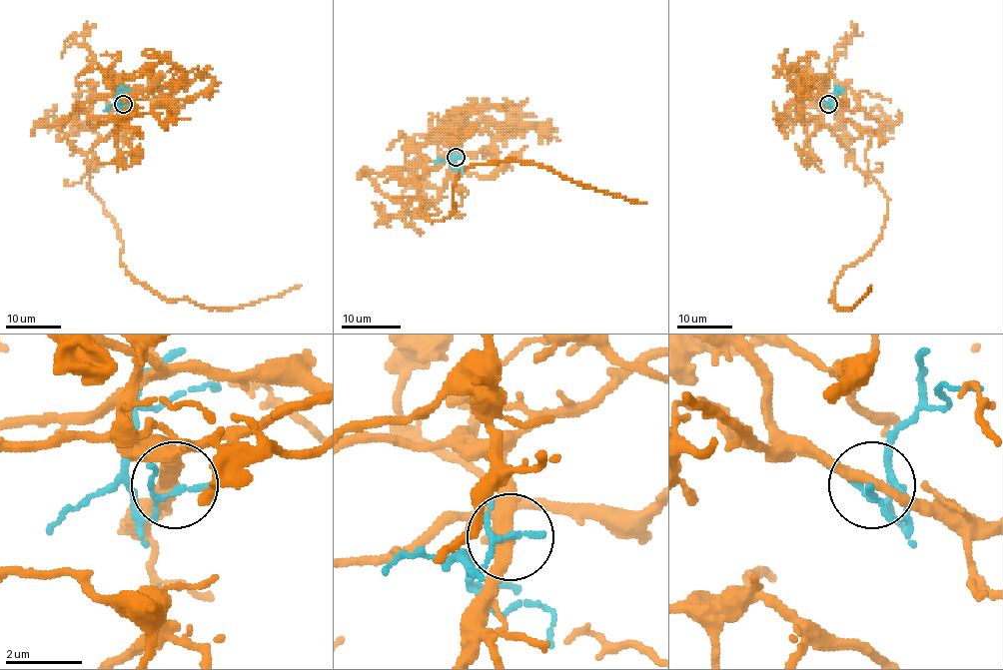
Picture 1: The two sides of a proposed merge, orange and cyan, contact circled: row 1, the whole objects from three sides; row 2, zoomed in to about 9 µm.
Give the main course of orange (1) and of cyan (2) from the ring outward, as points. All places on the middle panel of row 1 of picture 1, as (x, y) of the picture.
1: (455, 158), (436, 202), (423, 211), (423, 199), (430, 222), (454, 211), (457, 177), (503, 161), (645, 204)
2: (455, 158), (448, 161), (454, 168), (461, 168), (461, 174)

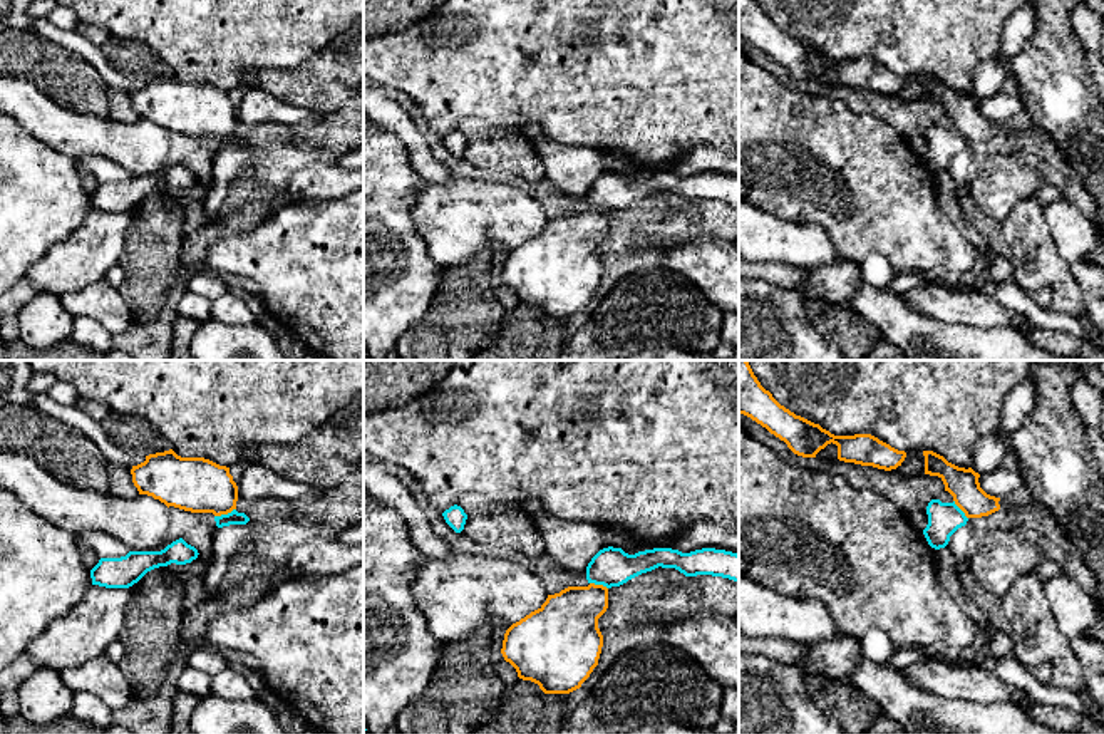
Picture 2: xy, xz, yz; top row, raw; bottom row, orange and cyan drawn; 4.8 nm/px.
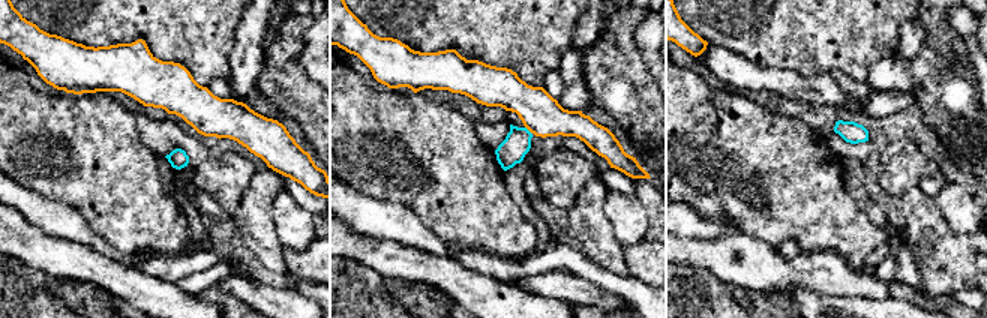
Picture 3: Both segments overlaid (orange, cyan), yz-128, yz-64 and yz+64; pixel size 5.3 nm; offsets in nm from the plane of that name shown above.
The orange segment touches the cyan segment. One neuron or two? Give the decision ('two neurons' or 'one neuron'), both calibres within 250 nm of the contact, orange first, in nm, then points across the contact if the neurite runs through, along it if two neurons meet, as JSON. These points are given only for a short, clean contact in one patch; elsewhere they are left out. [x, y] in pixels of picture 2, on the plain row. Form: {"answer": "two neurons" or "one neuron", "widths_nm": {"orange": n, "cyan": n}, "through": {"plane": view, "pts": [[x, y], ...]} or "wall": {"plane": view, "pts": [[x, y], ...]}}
{"answer": "two neurons", "widths_nm": {"orange": 260, "cyan": 60}, "wall": {"plane": "xy", "pts": [[235, 133], [215, 141]]}}

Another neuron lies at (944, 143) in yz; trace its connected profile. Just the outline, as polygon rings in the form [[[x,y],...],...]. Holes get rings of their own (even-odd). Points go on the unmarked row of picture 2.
[[[931,124],[926,131],[926,139],[928,149],[923,154],[923,159],[935,174],[945,173],[950,161],[968,146],[955,126],[941,127],[940,124]]]

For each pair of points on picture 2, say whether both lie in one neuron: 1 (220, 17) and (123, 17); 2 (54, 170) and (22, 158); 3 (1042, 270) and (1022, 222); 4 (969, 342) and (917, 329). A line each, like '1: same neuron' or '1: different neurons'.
1: same neuron
2: same neuron
3: same neuron
4: same neuron

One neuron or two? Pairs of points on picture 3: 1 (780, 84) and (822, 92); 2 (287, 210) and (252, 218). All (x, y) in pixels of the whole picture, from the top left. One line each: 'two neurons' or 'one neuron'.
1: one neuron
2: two neurons

